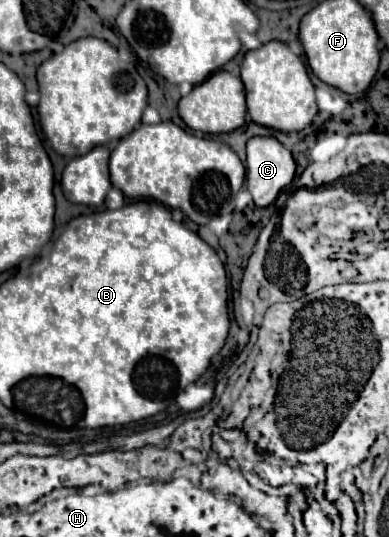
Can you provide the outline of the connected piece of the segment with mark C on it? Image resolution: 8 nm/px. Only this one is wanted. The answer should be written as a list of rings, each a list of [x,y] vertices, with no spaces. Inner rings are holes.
[[[252,137],[246,143],[246,187],[254,197],[254,203],[258,207],[268,207],[270,203],[274,203],[274,199],[278,197],[278,193],[292,183],[294,175],[296,175],[296,163],[292,153],[274,137]]]

